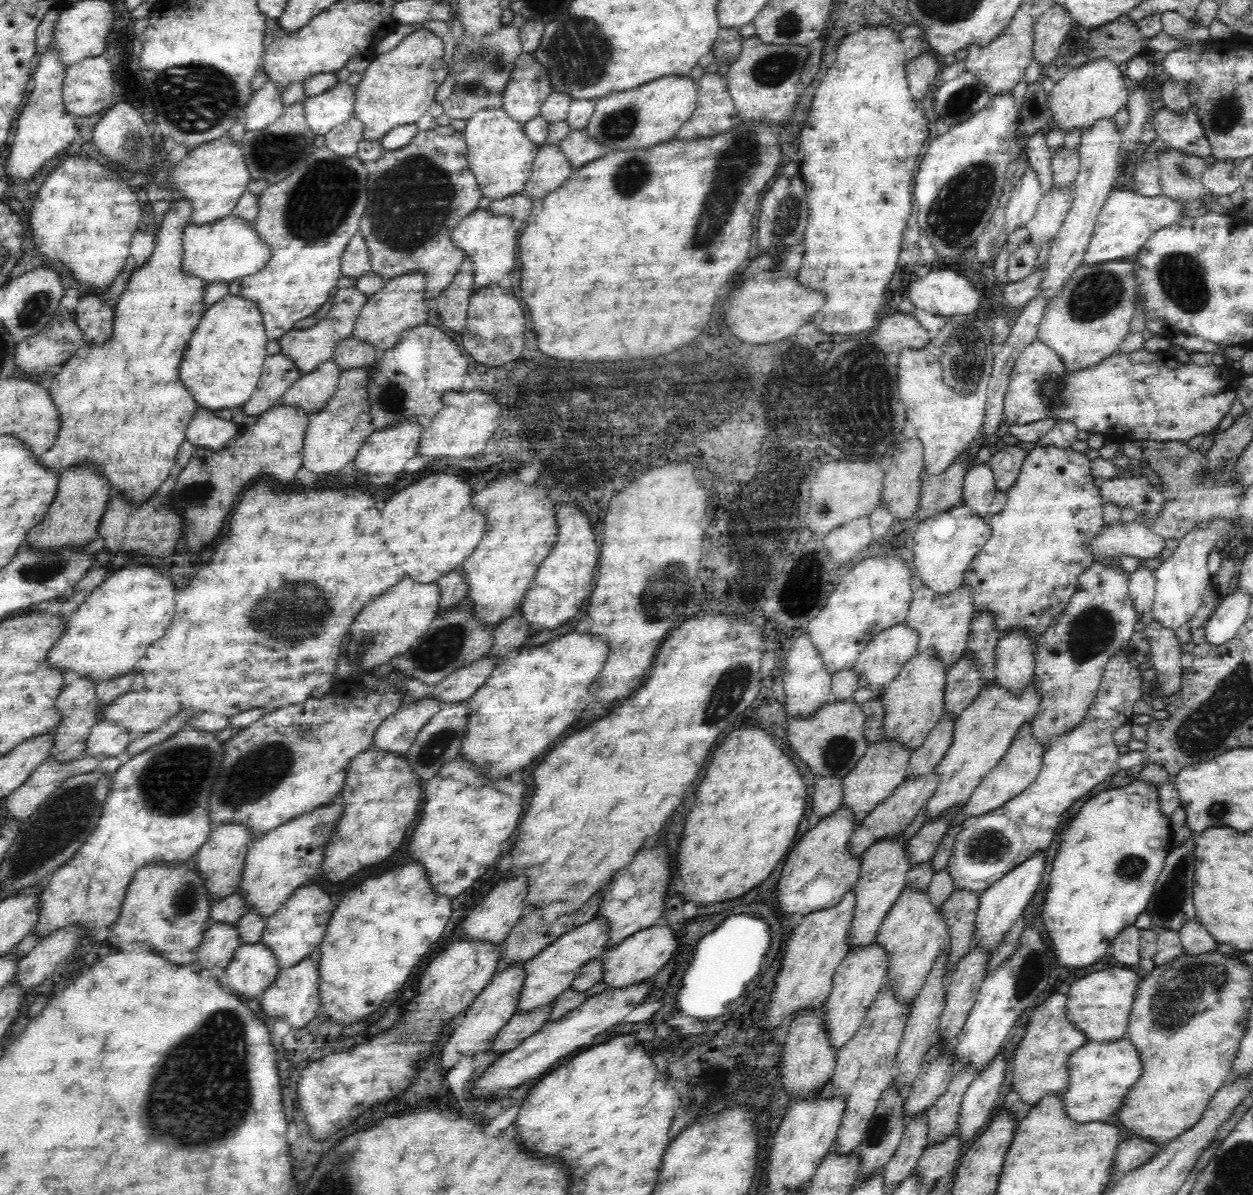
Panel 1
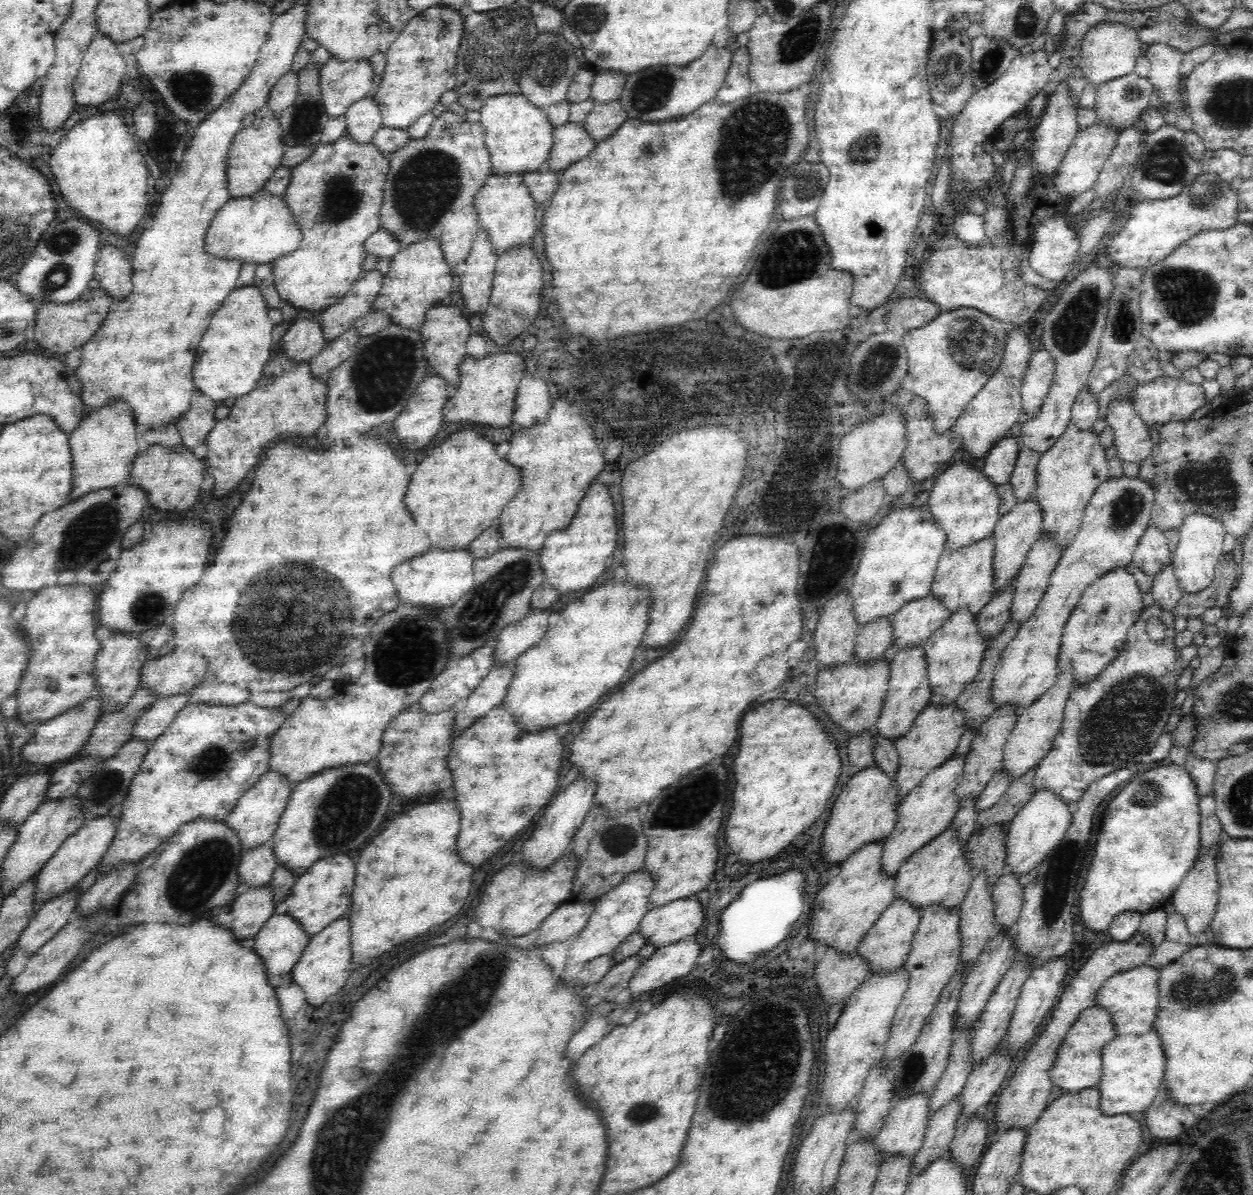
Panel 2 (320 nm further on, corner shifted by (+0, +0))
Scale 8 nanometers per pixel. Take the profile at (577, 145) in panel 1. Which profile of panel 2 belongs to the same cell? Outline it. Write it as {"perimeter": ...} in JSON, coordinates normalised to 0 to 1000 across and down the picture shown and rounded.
{"perimeter":[[[495,84],[485,87],[476,86],[472,94],[465,101],[465,105],[476,120],[490,112],[501,99]]]}

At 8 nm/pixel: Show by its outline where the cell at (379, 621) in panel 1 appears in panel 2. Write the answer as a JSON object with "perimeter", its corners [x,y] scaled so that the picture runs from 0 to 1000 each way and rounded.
{"perimeter":[[[374,456],[369,459],[351,459],[351,460],[343,459],[342,462],[338,462],[338,465],[332,465],[330,469],[318,472],[313,479],[313,489],[316,490],[317,499],[321,505],[345,509],[358,508],[377,492],[379,469],[374,461]]]}

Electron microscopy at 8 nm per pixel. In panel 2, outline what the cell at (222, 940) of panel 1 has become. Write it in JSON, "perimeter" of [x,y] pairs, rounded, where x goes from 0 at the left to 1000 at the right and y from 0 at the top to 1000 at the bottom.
{"perimeter":[[[209,740],[209,741],[201,741],[199,744],[193,744],[187,751],[187,756],[184,756],[186,770],[184,772],[184,780],[187,783],[191,783],[191,787],[201,785],[210,773],[215,769],[219,764],[220,758],[218,751],[218,743],[216,740]]]}

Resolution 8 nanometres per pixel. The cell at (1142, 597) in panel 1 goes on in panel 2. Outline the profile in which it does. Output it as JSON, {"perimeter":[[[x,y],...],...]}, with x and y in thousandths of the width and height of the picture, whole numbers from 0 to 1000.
{"perimeter":[[[918,438],[908,453],[903,469],[911,479],[921,483],[931,472],[934,472],[935,466],[929,444]]]}

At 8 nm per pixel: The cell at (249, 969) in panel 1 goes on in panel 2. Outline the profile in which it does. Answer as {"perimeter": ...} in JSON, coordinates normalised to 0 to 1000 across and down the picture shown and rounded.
{"perimeter":[[[226,762],[219,763],[204,783],[202,795],[205,797],[205,799],[211,807],[211,813],[215,817],[222,817],[222,815],[227,815],[227,813],[232,813],[249,785],[249,783],[243,782],[240,774]]]}

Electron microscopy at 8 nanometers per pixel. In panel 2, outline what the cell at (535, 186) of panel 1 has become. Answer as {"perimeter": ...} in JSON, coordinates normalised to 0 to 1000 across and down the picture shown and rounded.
{"perimeter":[[[452,102],[441,109],[441,123],[435,138],[441,144],[449,144],[469,131],[476,122],[465,102]]]}

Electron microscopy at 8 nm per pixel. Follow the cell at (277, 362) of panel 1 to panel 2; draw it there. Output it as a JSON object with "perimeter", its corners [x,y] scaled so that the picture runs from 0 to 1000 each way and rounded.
{"perimeter":[[[256,261],[245,266],[237,266],[224,285],[227,298],[231,301],[247,303],[262,286],[256,278]]]}

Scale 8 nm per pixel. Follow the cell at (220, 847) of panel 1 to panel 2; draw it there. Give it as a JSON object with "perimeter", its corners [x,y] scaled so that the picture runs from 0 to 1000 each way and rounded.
{"perimeter":[[[219,645],[211,646],[192,668],[188,674],[180,685],[180,689],[189,697],[189,701],[195,712],[200,712],[203,709],[215,703],[221,694],[224,680],[227,679],[231,670],[231,666],[235,656],[231,655],[227,649]]]}

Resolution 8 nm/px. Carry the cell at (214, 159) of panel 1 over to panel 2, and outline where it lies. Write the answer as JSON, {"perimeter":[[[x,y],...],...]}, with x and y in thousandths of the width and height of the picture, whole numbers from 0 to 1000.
{"perimeter":[[[212,91],[208,102],[195,105],[189,110],[183,124],[180,147],[184,166],[192,167],[192,164],[201,163],[209,158],[220,141],[223,141],[227,127],[224,102],[217,93]]]}

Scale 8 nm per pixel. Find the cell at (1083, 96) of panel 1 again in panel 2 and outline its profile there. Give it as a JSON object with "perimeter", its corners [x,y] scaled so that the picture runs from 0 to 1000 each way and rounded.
{"perimeter":[[[879,18],[865,28],[861,55],[872,72],[878,72],[884,67],[893,66],[904,60],[905,54],[913,45],[913,41],[908,28],[903,23],[894,18]]]}

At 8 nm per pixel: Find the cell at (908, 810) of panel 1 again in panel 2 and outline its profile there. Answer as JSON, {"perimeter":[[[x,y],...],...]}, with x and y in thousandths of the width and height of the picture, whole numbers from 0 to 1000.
{"perimeter":[[[741,587],[731,599],[725,612],[717,618],[712,618],[718,632],[718,641],[715,649],[712,651],[713,658],[716,659],[716,669],[721,669],[741,646],[757,636],[763,629],[767,616],[771,611],[769,592],[766,594],[761,587],[753,591]]]}

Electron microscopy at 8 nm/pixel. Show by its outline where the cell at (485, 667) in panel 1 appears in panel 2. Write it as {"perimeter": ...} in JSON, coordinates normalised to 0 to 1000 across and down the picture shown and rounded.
{"perimeter":[[[438,509],[424,510],[417,519],[401,526],[396,538],[396,555],[410,553],[423,541],[428,541],[442,516]]]}

